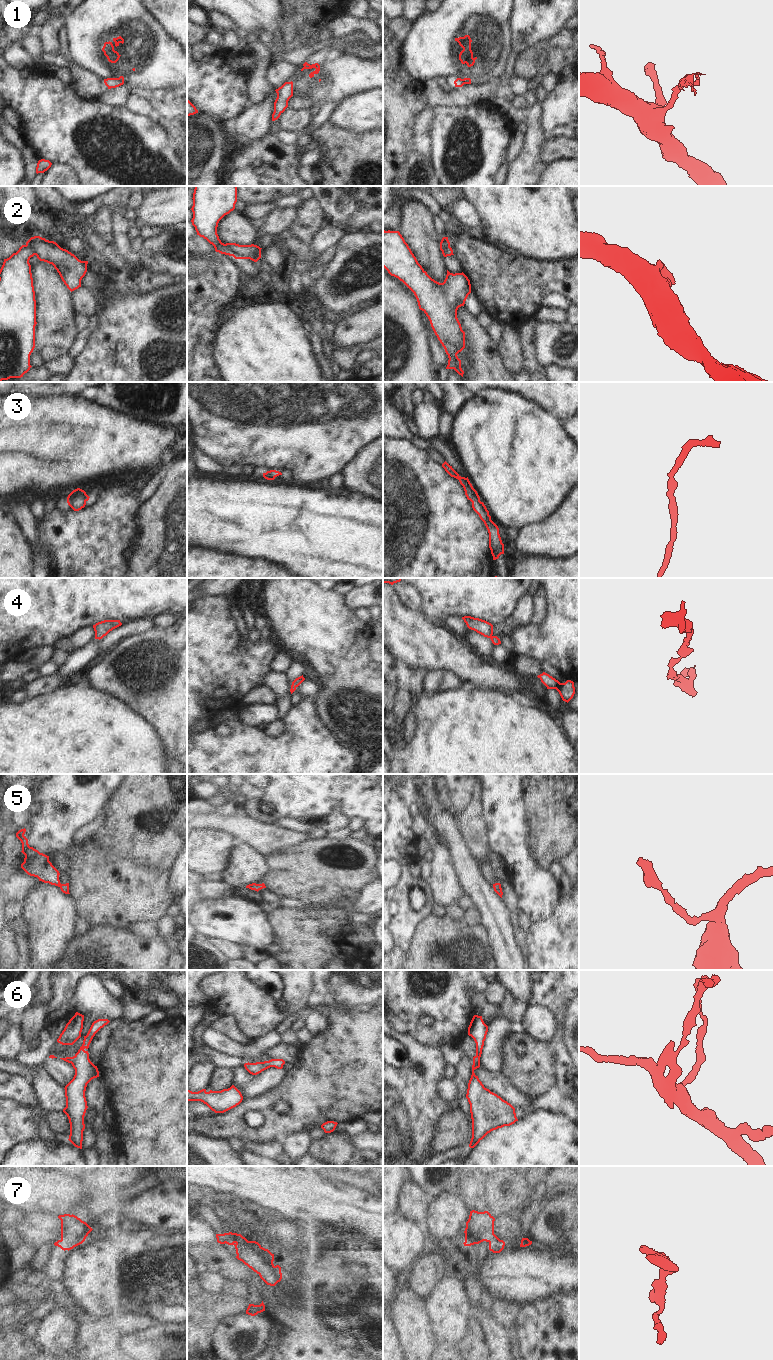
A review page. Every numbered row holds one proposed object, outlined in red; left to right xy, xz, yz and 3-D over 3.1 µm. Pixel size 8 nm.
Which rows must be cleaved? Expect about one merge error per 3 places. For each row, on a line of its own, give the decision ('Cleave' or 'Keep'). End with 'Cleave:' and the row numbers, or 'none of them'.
1: Cleave
2: Cleave
3: Keep
4: Keep
5: Keep
6: Keep
7: Keep
Cleave: 1, 2

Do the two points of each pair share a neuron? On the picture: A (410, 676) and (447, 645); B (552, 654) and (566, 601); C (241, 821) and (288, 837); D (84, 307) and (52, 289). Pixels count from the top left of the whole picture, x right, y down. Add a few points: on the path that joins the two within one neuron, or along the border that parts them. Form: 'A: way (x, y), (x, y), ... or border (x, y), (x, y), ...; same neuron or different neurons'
A: border (396, 663), (414, 669), (424, 669), (427, 672); different neurons
B: way (565, 641), (566, 614); same neuron
C: way (253, 831), (263, 837), (276, 837); same neuron
D: border (70, 292), (72, 307), (75, 312); different neurons

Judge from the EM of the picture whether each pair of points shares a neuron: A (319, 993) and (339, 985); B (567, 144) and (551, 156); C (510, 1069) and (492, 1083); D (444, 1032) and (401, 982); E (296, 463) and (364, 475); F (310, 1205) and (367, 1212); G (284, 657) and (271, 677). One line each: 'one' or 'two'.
A: one
B: one
C: two
D: one
E: two
F: one
G: two

